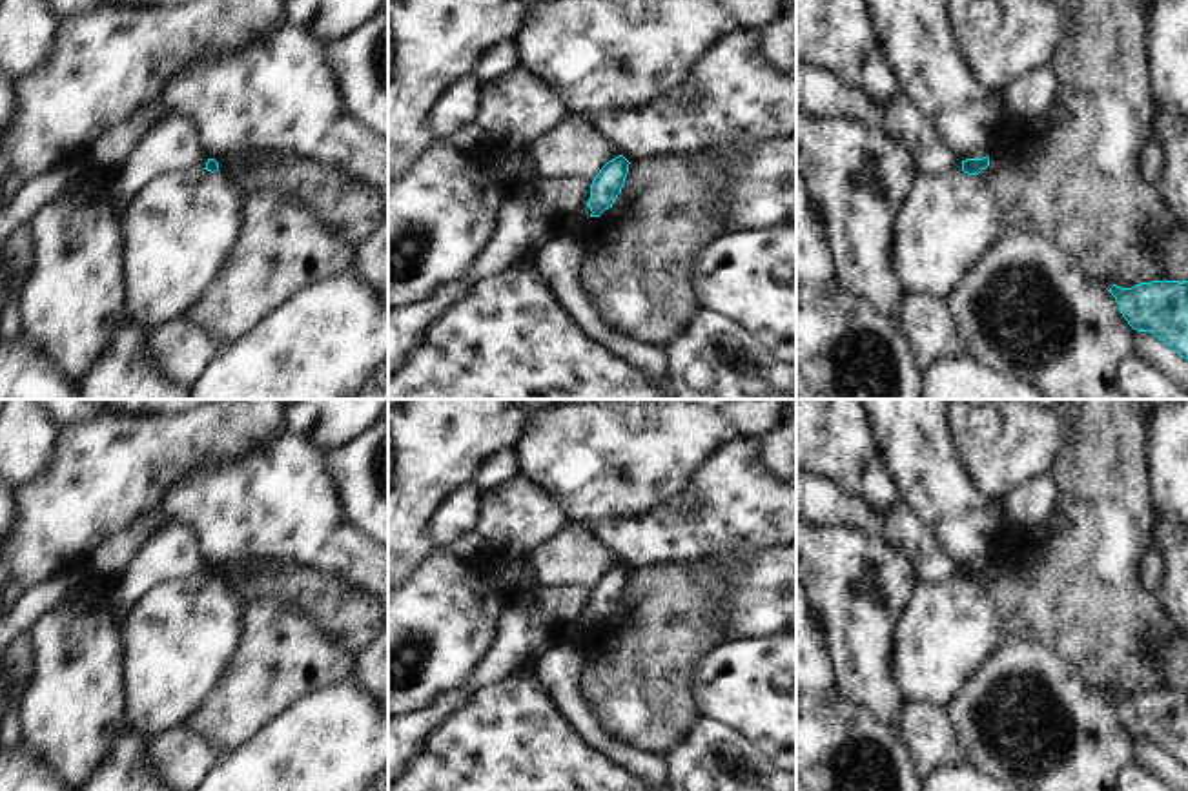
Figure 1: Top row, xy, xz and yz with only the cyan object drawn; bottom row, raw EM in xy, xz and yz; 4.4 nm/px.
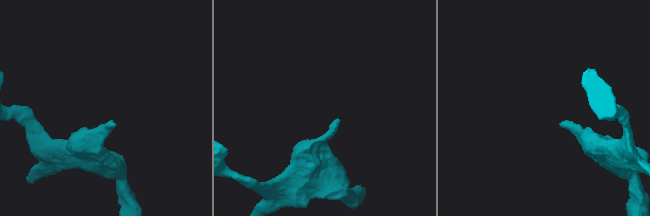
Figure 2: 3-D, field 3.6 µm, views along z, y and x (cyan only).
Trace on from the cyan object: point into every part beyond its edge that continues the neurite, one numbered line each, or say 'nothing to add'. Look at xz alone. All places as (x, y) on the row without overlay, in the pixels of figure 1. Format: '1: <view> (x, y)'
nothing to add

